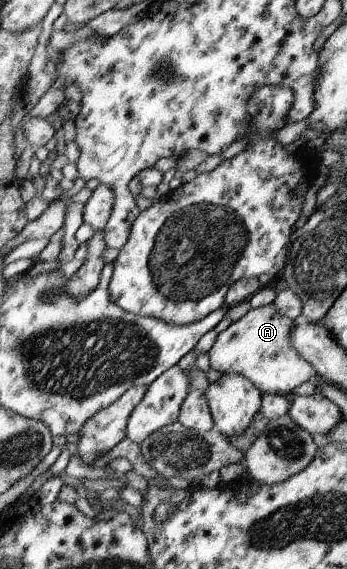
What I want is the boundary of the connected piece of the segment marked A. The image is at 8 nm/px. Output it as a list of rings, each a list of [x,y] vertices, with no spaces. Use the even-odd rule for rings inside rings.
[[[273,303],[251,308],[244,317],[218,334],[208,352],[210,367],[221,374],[246,376],[264,394],[279,394],[291,398],[291,391],[295,387],[317,377],[314,367],[299,355],[289,341],[294,328],[294,320],[281,315]]]

